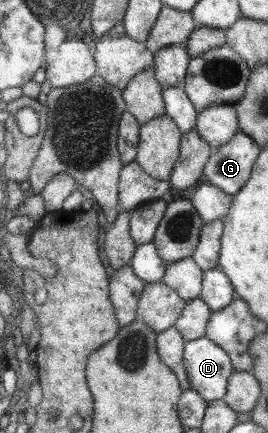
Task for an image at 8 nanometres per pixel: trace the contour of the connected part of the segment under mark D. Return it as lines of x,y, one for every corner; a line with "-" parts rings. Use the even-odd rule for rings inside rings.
206,335
197,340
185,340
183,362
191,390
202,395
208,403
214,400
222,400
227,395
227,383
235,371
227,350
216,345

